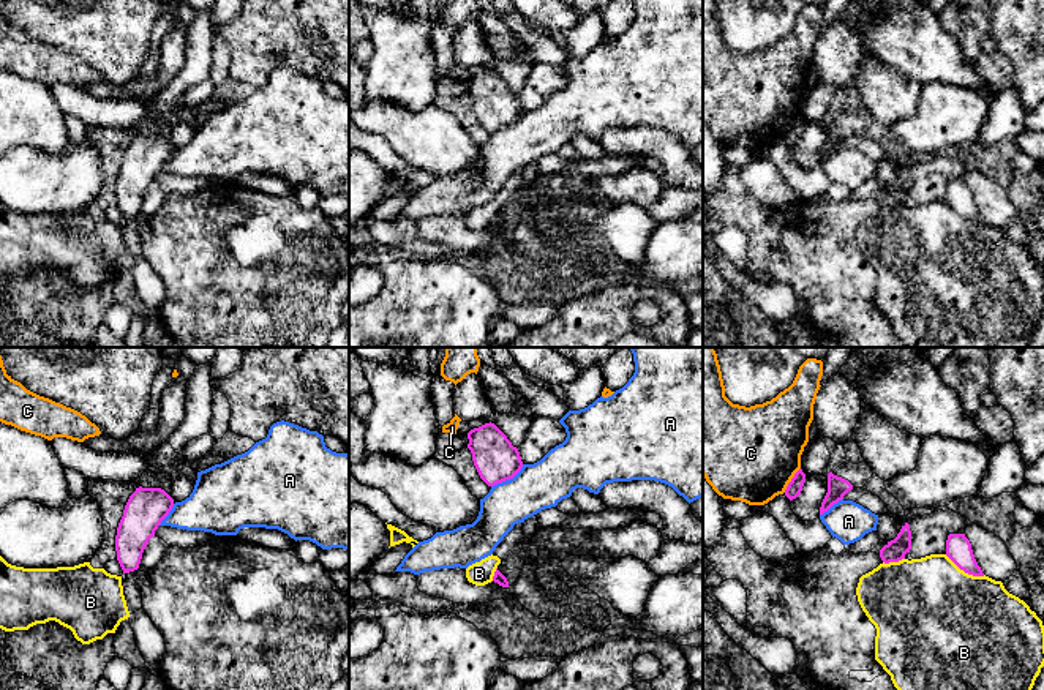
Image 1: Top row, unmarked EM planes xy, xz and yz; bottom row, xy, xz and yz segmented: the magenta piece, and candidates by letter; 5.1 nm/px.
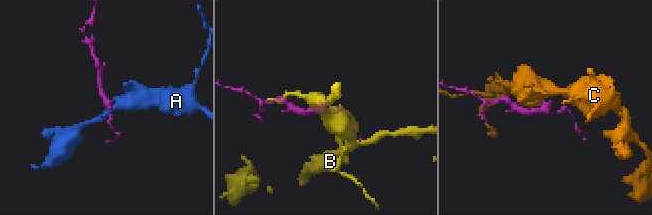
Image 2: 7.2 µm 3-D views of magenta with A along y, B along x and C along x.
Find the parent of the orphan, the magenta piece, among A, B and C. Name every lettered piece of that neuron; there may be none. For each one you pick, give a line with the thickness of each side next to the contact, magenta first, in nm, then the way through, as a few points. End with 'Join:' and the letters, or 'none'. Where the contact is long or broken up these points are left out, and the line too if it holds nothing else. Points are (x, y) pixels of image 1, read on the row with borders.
Join: none

